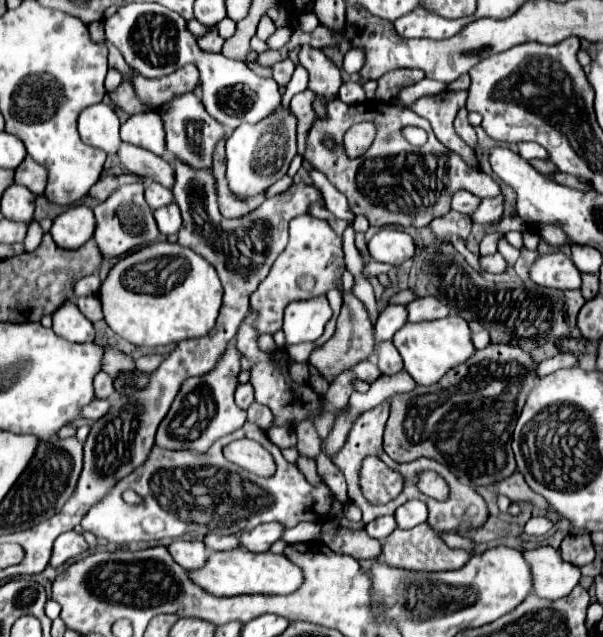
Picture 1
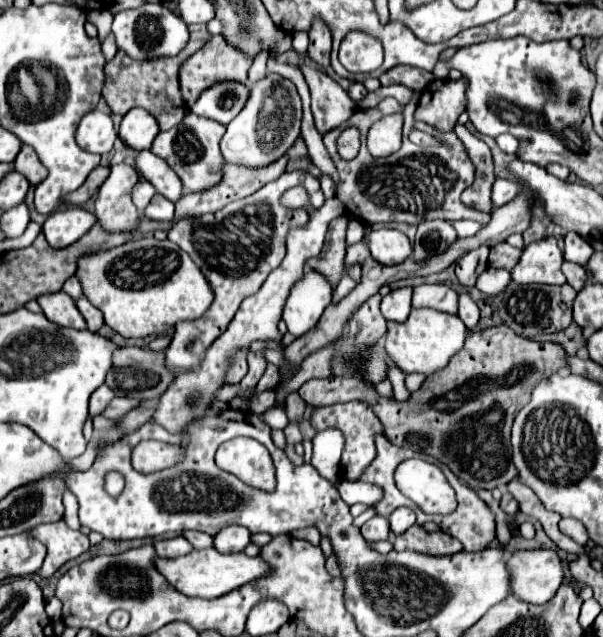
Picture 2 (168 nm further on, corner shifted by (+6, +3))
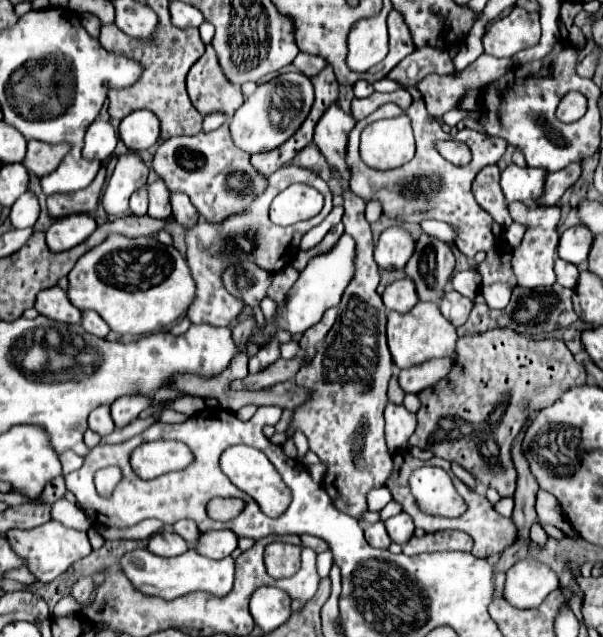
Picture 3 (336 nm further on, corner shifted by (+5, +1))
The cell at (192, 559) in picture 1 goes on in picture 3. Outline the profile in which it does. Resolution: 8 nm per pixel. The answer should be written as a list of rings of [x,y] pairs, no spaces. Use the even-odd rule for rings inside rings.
[[[159,531],[153,537],[149,537],[147,549],[159,557],[177,557],[177,555],[185,553],[189,549],[189,545],[185,543],[185,539],[181,539],[173,531]]]

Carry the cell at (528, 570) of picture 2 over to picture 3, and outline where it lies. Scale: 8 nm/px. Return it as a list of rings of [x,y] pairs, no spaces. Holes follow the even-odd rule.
[[[523,559],[507,571],[503,597],[515,609],[535,609],[559,587],[557,575],[541,561]]]

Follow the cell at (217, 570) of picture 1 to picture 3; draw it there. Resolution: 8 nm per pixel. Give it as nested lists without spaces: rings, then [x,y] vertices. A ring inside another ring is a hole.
[[[135,549],[121,557],[119,567],[125,573],[125,577],[133,583],[133,587],[137,587],[137,591],[151,595],[151,597],[161,597],[161,599],[175,599],[175,597],[187,595],[191,591],[209,591],[209,593],[221,597],[231,591],[233,575],[235,575],[233,557],[215,561],[215,559],[207,559],[207,557],[199,555],[193,549],[189,549],[183,555],[173,557],[173,559],[157,557],[157,555],[149,553],[147,549]]]

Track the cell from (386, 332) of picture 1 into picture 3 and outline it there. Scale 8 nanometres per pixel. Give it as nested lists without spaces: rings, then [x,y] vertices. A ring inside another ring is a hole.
[[[411,279],[393,281],[391,285],[385,287],[385,291],[383,291],[381,297],[383,297],[383,303],[385,303],[387,309],[399,311],[399,313],[409,311],[419,301],[417,299],[417,291],[415,291],[415,285],[413,285]]]

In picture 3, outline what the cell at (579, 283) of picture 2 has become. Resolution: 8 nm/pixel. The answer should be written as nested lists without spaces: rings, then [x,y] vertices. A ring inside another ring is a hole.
[[[557,259],[555,261],[555,275],[557,275],[557,283],[561,283],[563,287],[573,289],[577,285],[579,269],[573,263],[567,263],[563,259]]]

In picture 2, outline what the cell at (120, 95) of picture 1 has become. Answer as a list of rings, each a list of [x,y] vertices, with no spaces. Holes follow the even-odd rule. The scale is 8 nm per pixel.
[[[204,23],[188,25],[188,31],[190,31],[190,41],[188,41],[186,49],[176,57],[156,59],[156,61],[134,61],[128,55],[124,55],[122,51],[118,51],[116,57],[110,63],[106,63],[106,67],[104,67],[106,79],[104,79],[102,97],[106,99],[112,113],[126,115],[130,109],[142,107],[150,115],[156,117],[160,129],[170,129],[182,121],[182,117],[186,113],[186,103],[182,101],[180,89],[178,89],[178,69],[186,57],[196,53],[210,39],[210,33]]]

